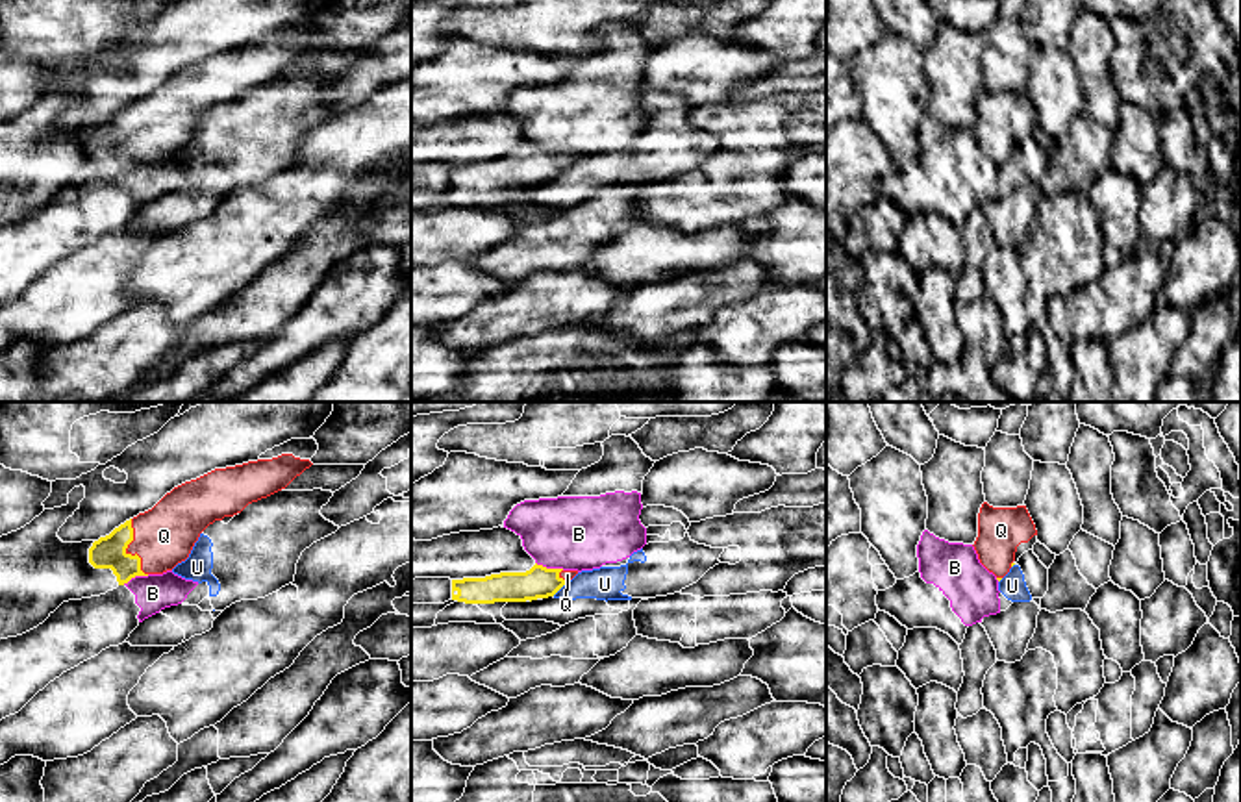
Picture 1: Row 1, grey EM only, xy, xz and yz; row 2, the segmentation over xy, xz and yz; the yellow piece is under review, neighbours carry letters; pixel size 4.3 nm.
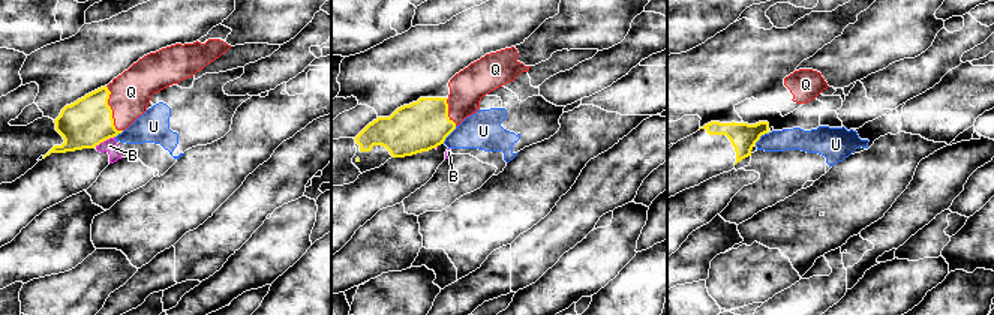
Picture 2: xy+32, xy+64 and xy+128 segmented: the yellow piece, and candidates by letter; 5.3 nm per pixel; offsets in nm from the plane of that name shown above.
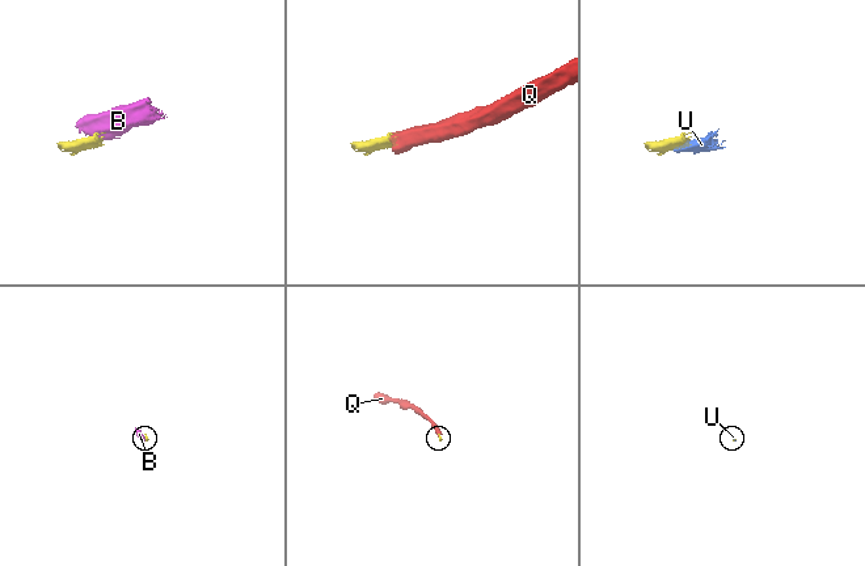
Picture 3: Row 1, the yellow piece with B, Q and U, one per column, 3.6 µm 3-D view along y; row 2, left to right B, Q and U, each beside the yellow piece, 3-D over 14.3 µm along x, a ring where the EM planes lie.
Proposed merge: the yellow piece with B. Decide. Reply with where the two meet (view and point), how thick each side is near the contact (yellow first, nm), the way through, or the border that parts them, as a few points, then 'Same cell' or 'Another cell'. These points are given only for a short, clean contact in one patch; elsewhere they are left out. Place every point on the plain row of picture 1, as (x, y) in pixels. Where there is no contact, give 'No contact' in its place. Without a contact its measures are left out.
Touches yellow at xz (551, 154). Thickness 140 nm (yellow) against 320 nm. Boundary: xz (536, 147), (564, 154). Another cell

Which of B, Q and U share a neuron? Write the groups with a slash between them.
B / Q / U

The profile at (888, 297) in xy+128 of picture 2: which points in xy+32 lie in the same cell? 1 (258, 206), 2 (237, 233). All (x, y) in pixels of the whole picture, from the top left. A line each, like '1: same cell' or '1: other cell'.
1: other cell
2: other cell

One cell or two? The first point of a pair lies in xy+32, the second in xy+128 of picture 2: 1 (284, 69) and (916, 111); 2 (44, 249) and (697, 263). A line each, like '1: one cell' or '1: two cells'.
1: two cells
2: one cell

